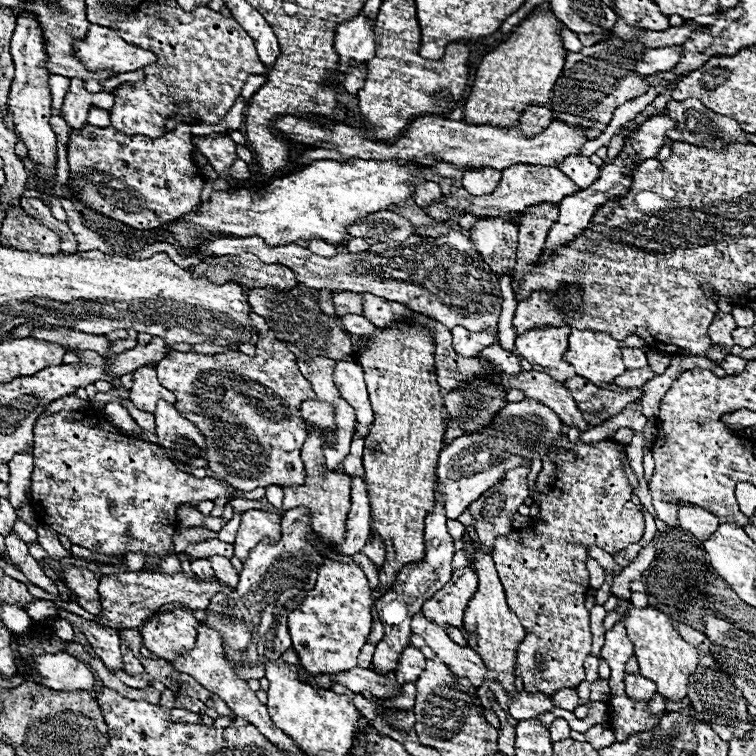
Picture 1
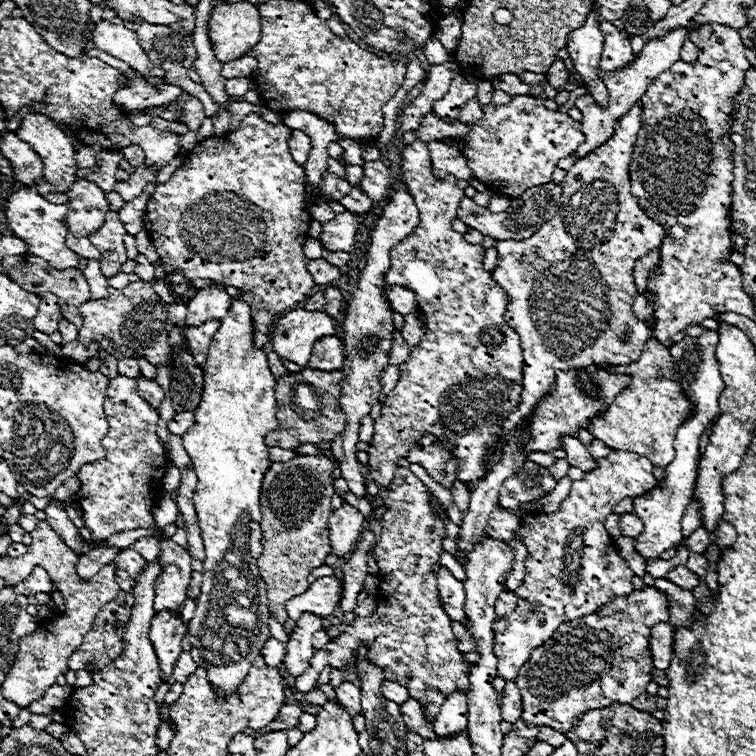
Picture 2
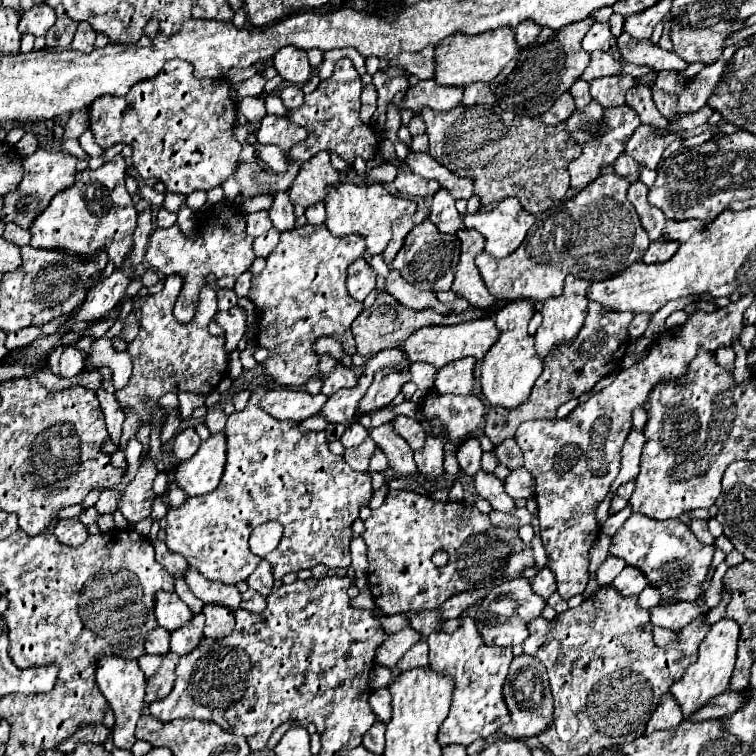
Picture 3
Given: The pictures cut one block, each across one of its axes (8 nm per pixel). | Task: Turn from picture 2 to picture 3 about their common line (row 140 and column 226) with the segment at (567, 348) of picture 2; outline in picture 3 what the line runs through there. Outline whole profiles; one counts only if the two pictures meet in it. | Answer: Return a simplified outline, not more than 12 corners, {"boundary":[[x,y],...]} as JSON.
{"boundary":[[204,604],[206,638],[224,638],[234,630],[234,610]]}

